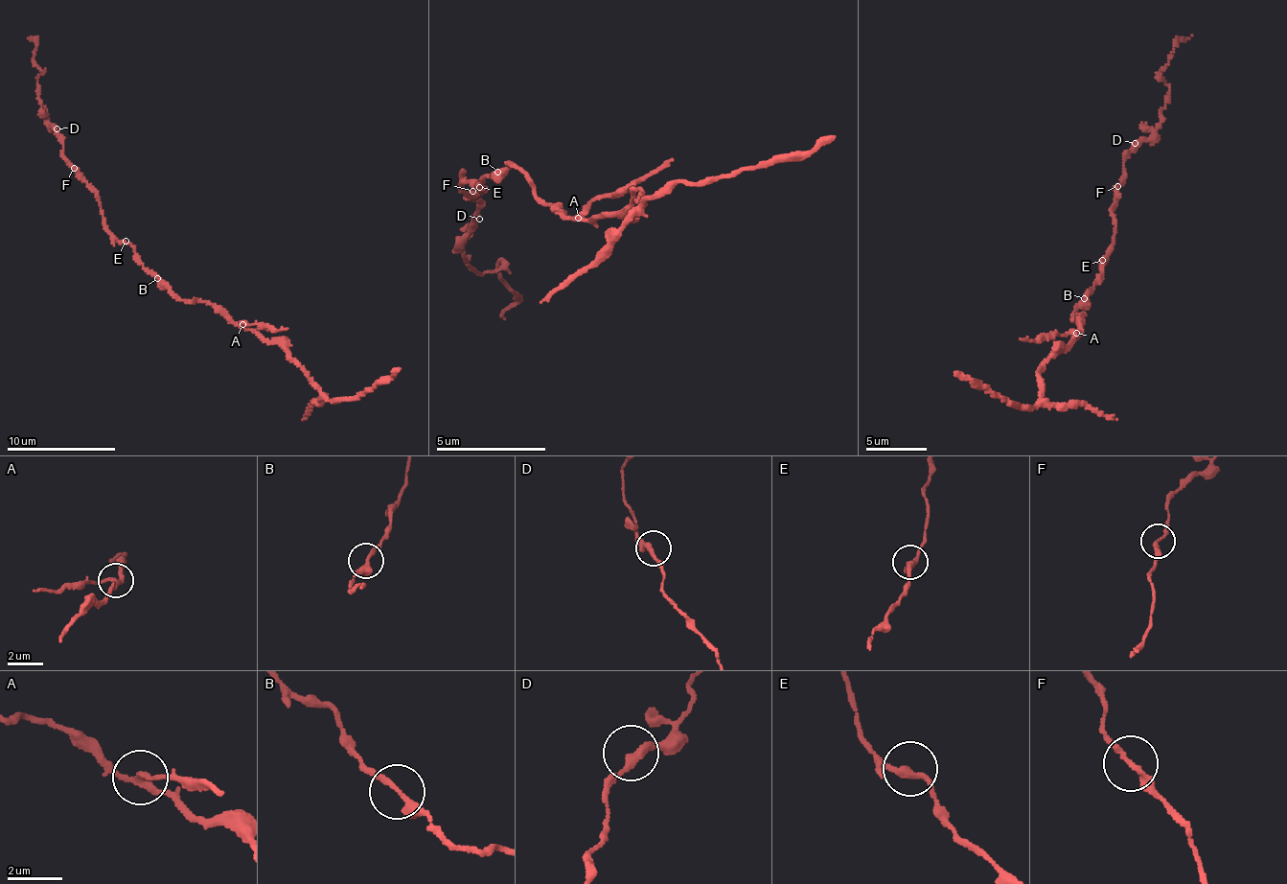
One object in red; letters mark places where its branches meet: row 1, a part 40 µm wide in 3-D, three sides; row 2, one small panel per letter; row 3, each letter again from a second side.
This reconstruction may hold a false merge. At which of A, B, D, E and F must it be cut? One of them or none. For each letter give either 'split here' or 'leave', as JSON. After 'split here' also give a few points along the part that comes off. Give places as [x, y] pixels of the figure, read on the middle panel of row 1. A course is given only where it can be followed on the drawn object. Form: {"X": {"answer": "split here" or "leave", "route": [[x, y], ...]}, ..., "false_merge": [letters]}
{"A": {"answer": "split here", "route": [[576, 216], [675, 161]]}, "B": {"answer": "leave"}, "D": {"answer": "leave"}, "E": {"answer": "leave"}, "F": {"answer": "leave"}, "false_merge": ["A"]}

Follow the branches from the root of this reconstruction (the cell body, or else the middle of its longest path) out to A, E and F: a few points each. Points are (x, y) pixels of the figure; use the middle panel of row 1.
A: (497, 177), (507, 173), (515, 161), (541, 198), (555, 205), (558, 202), (565, 219), (576, 216)
E: (497, 177), (483, 179), (486, 180), (483, 183), (486, 184), (483, 195), (479, 187)
F: (497, 177), (483, 179), (485, 193), (481, 185), (461, 189), (475, 199), (485, 194), (471, 189)

